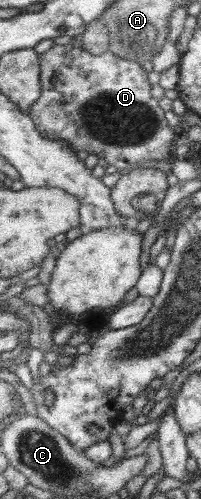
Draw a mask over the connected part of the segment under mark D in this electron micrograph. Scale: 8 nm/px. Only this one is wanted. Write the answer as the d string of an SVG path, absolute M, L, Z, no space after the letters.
M69 43L66 45L54 44L48 51L39 54L39 66L42 93L40 97L34 101L34 105L28 109L27 113L31 116L36 131L39 131L44 139L60 139L62 143L68 143L68 147L70 147L72 151L87 151L88 155L97 155L108 161L109 165L113 165L119 171L126 169L127 165L136 165L136 163L140 163L140 161L170 161L175 158L173 152L177 147L175 142L178 135L174 132L174 129L170 127L166 118L164 118L164 110L158 105L158 100L152 97L147 72L138 62L116 57L112 51L104 52L102 55L92 55L92 53L88 53L88 51L82 49L79 44Z

